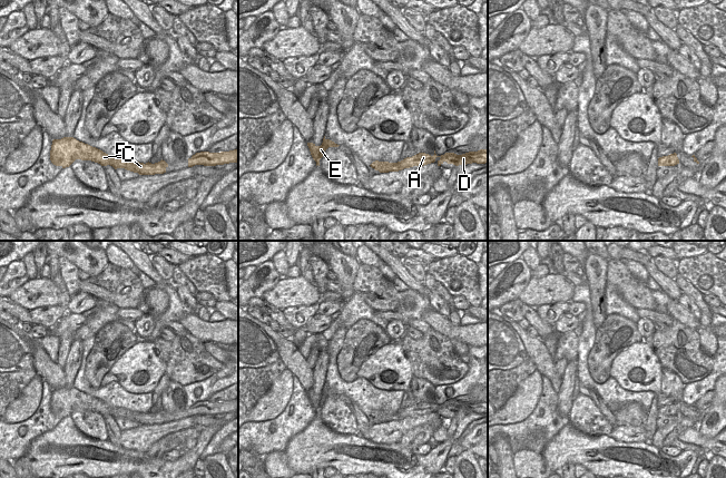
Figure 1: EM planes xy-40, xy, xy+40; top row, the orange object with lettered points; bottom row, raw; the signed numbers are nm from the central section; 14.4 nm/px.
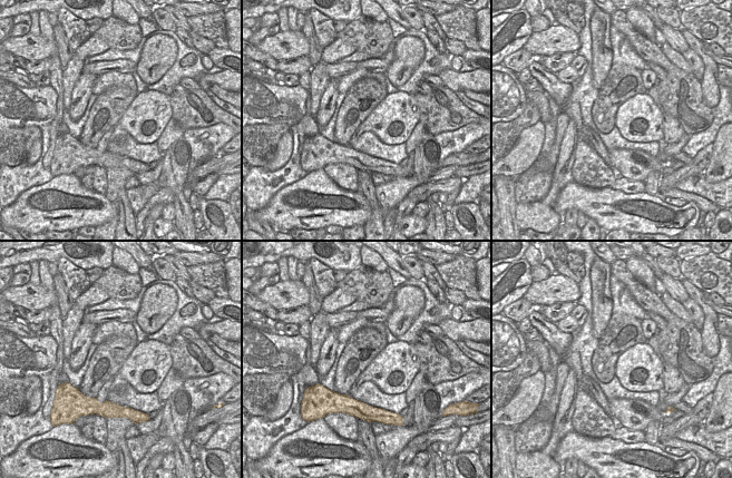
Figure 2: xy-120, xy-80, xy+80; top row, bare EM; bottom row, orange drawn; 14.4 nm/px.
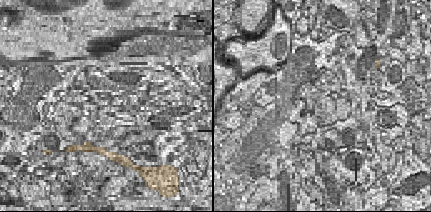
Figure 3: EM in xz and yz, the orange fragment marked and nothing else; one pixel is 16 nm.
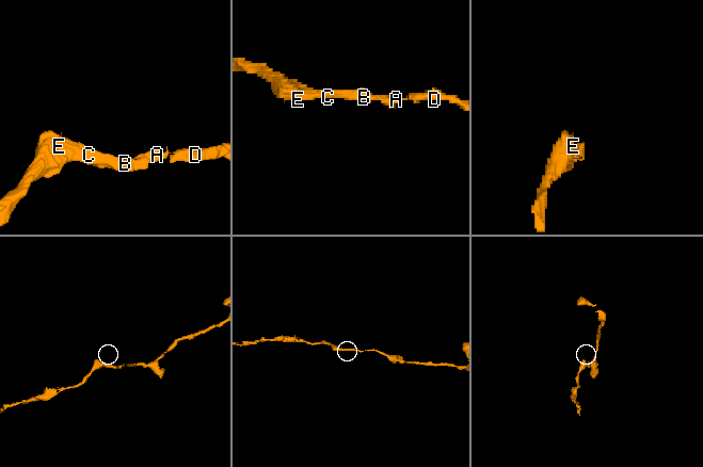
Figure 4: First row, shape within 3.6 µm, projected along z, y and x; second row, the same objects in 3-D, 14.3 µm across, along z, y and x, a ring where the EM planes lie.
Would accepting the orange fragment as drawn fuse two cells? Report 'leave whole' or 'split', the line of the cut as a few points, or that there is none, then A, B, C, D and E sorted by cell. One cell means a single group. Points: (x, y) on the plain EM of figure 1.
leave whole; cut none; groups A B C D E

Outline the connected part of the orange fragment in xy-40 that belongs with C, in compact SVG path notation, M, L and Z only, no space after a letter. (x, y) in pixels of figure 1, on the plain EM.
M63 387L53 389L50 400L50 410L56 416L62 418L69 417L76 409L91 410L101 416L110 414L115 419L125 418L127 420L138 422L139 425L155 425L166 422L168 413L165 410L158 412L139 412L125 408L114 408L102 400L88 393L77 390L73 387Z

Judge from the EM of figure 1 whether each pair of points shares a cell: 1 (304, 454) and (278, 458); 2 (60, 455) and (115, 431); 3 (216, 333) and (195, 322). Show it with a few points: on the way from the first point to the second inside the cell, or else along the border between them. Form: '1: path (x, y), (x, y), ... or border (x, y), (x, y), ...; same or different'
1: border (283, 451), (288, 466); different
2: border (108, 439), (114, 445), (120, 447); different
3: path (211, 331), (204, 331), (200, 328); same

